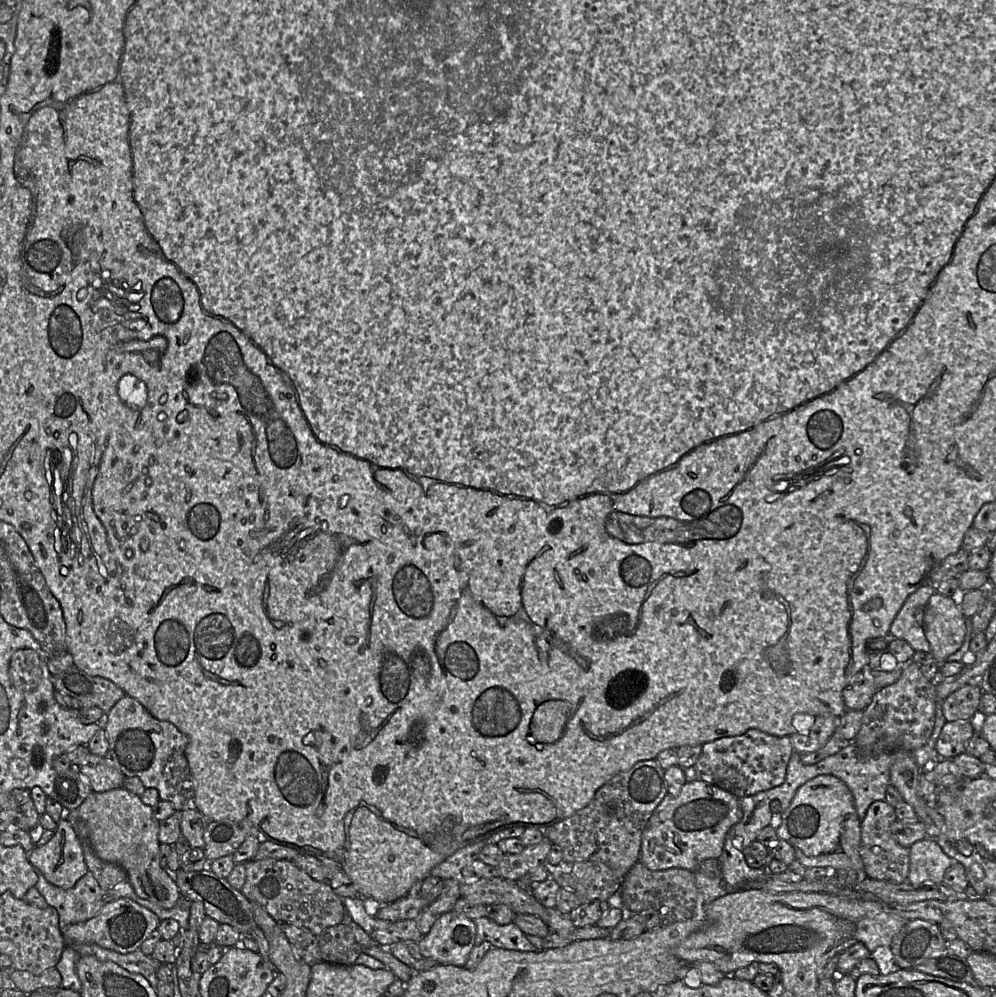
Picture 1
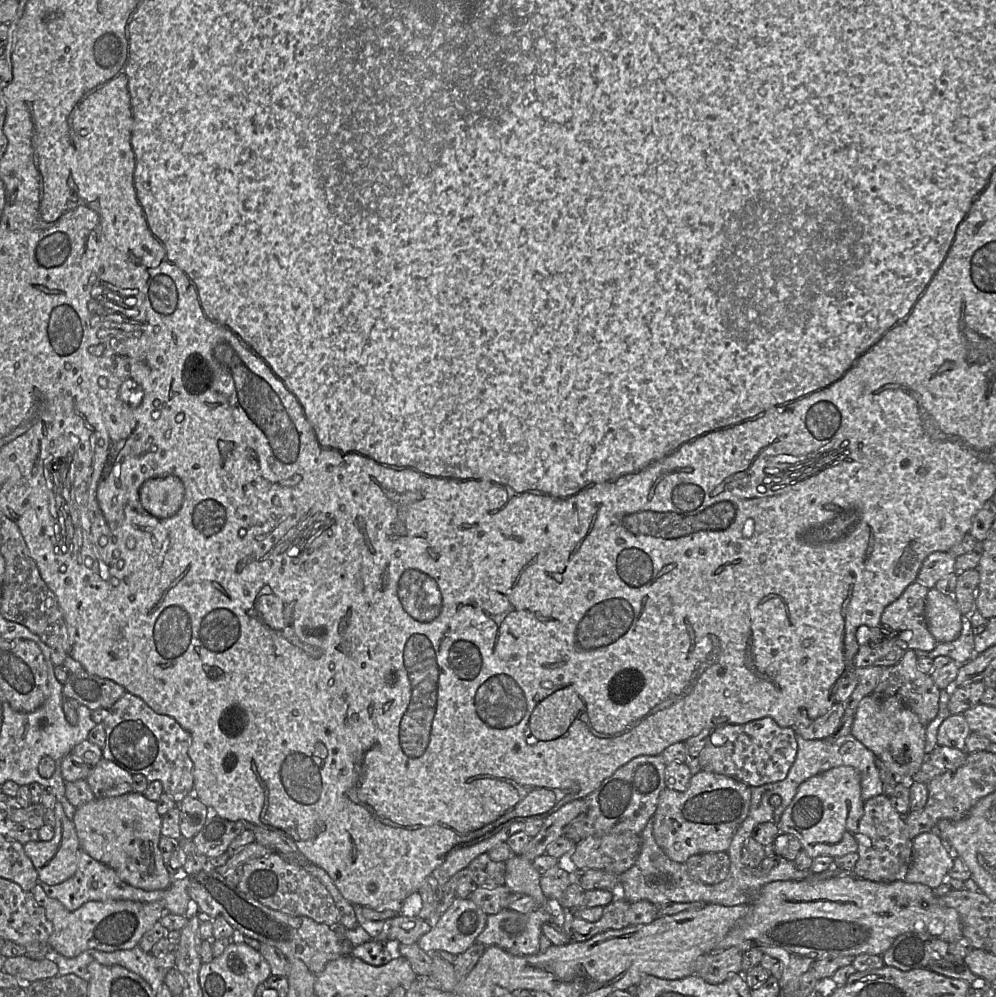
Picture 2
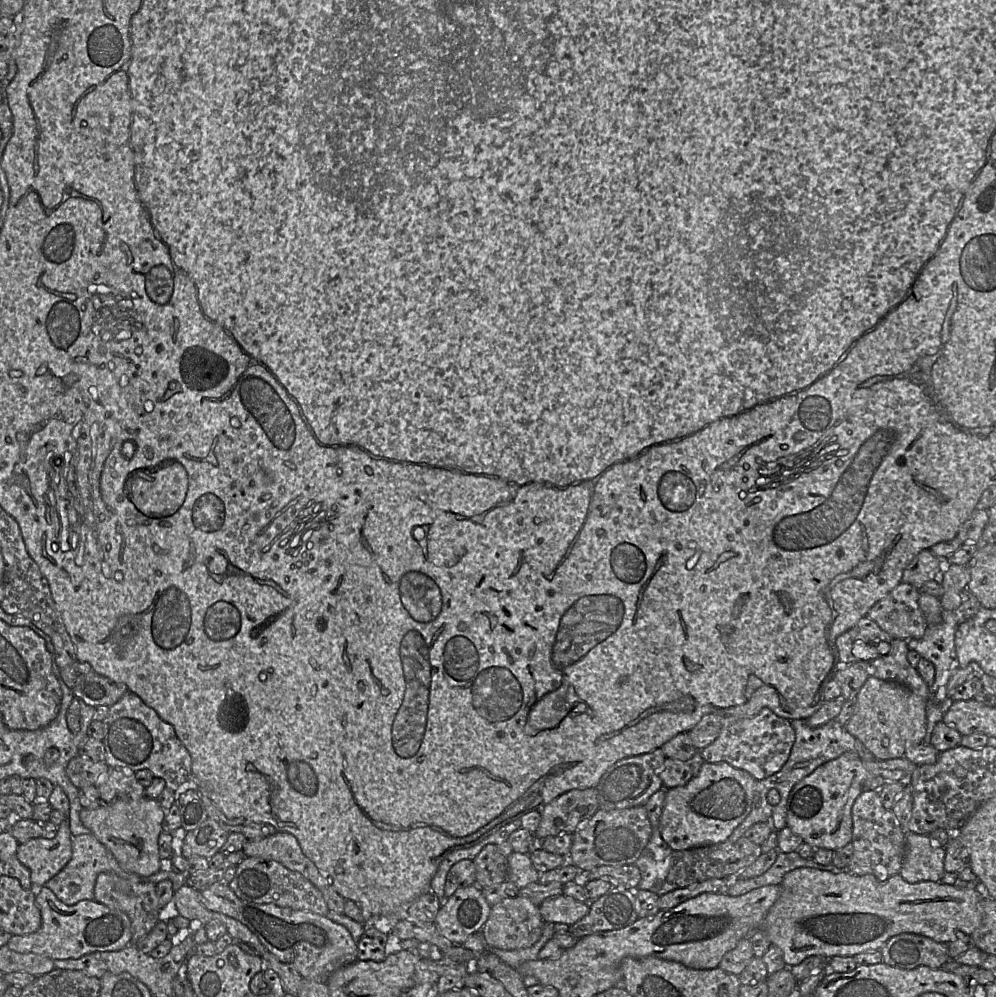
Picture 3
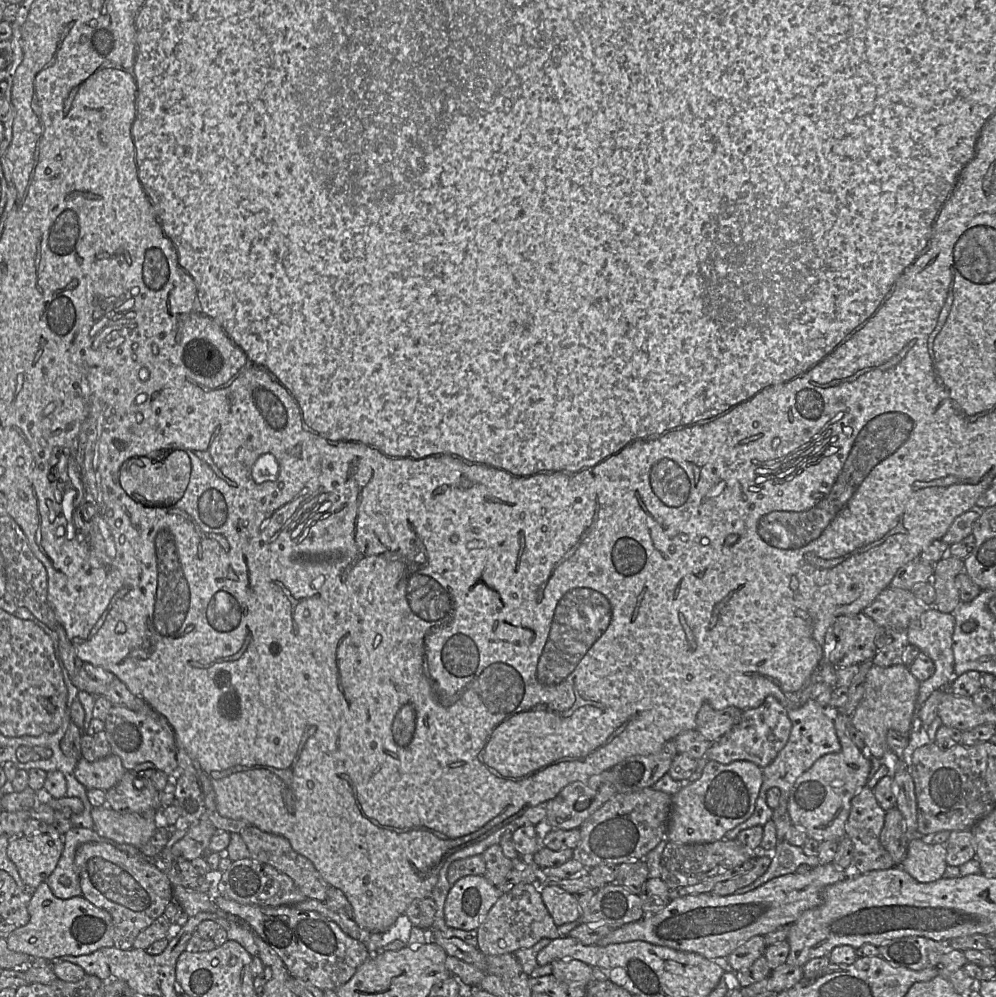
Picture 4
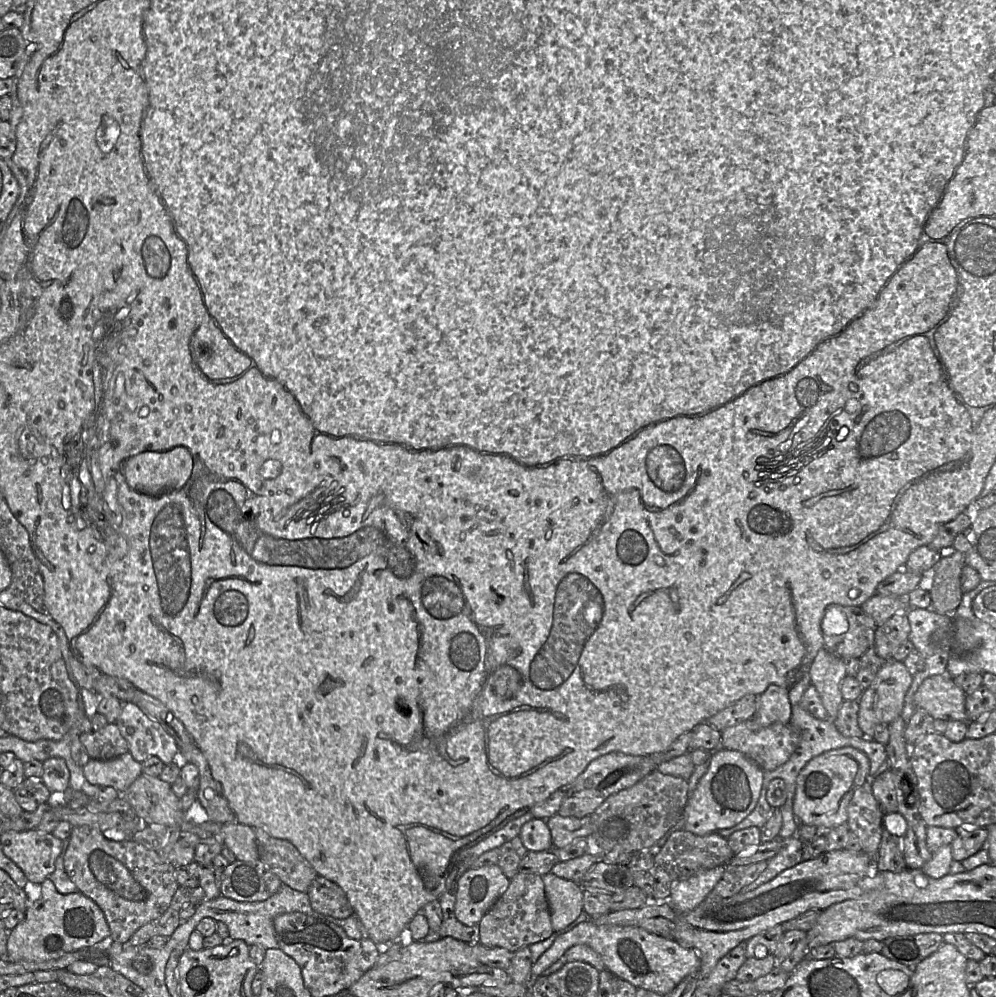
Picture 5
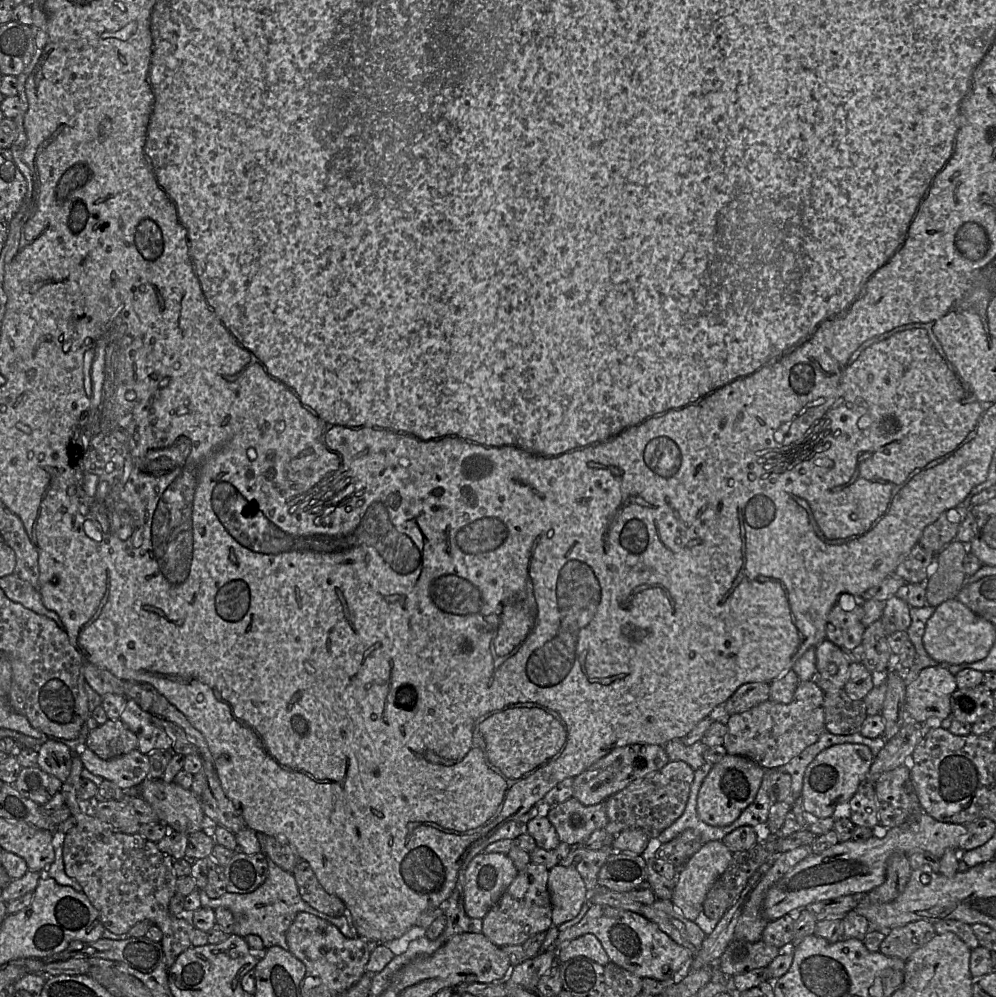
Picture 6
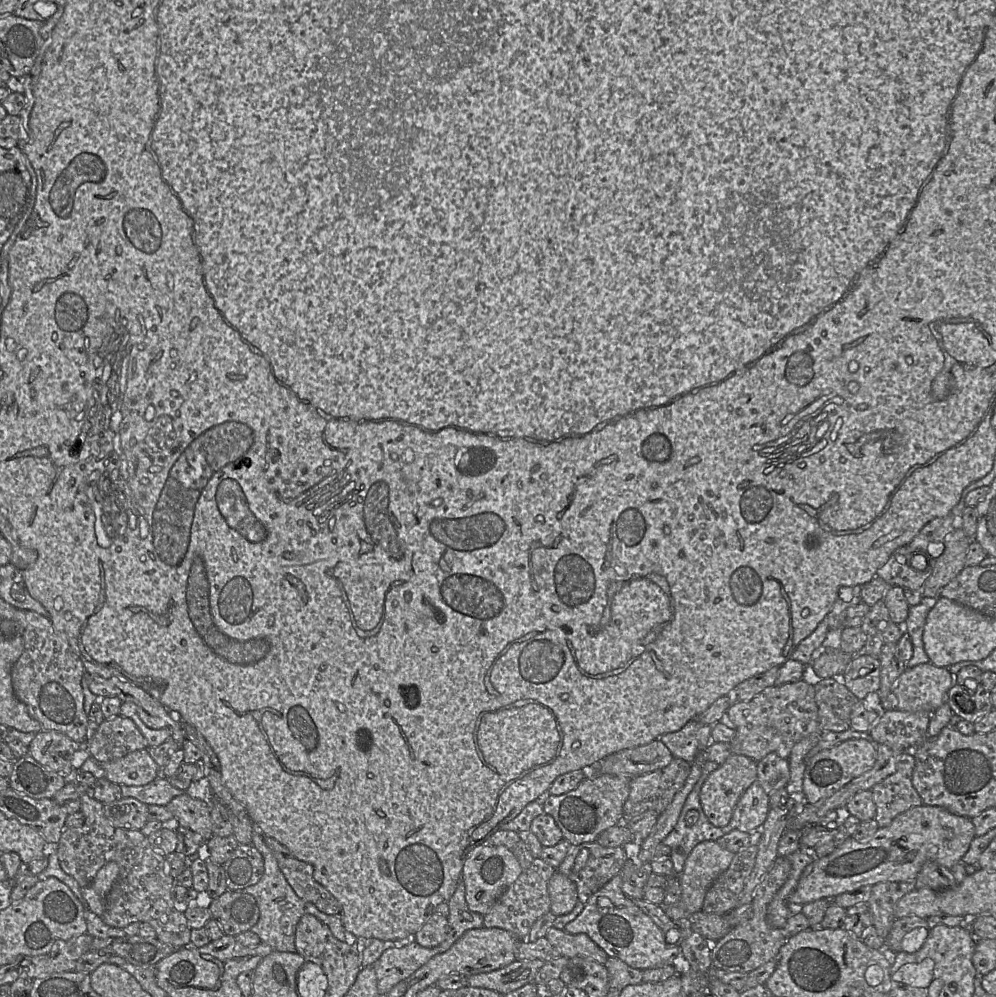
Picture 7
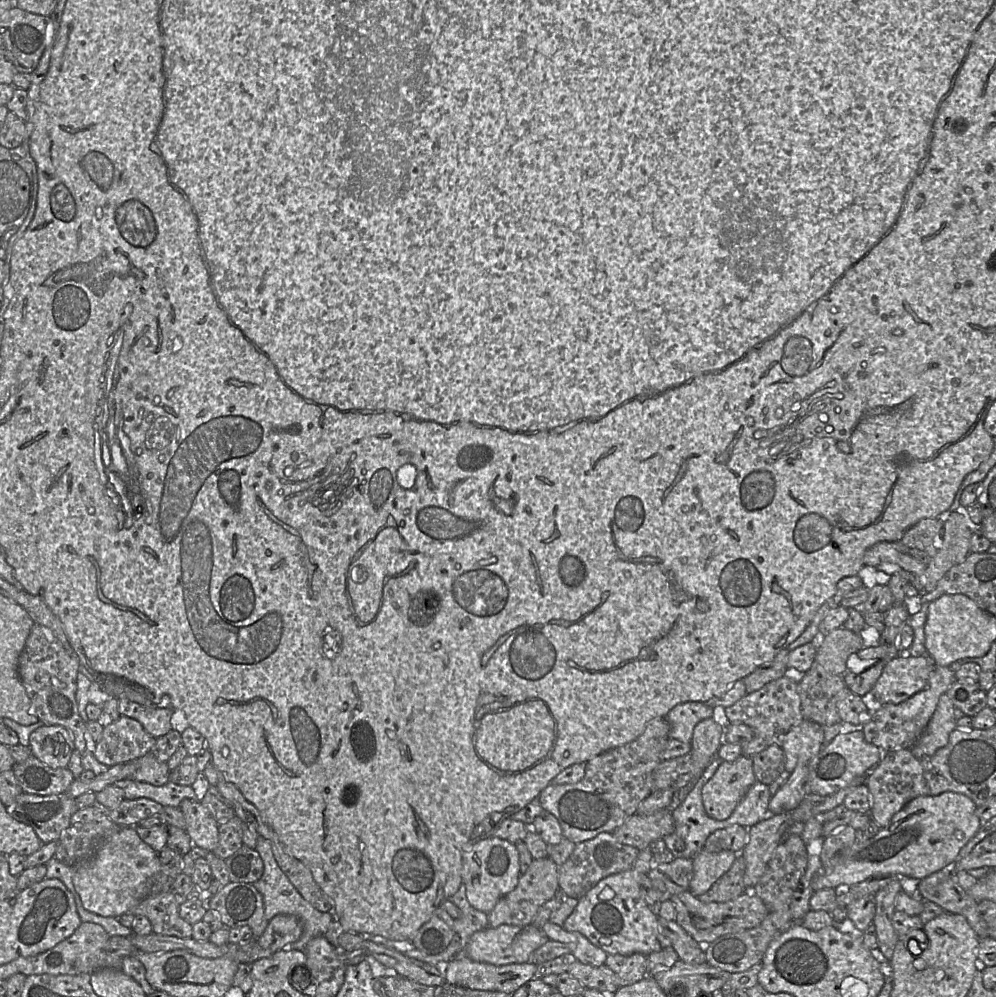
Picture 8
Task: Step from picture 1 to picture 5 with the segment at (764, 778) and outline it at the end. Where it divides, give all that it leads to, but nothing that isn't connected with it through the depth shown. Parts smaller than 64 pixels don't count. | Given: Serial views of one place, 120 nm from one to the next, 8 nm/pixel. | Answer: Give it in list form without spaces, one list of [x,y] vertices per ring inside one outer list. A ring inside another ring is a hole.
[[[769,685],[757,698],[757,709],[751,718],[761,727],[773,723],[790,723],[791,703],[789,688],[779,685]]]

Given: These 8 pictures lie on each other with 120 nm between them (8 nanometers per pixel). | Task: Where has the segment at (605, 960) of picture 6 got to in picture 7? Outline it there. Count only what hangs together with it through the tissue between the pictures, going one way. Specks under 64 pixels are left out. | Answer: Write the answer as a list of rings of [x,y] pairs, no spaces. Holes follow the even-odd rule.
[[[552,926],[546,934],[549,943],[569,960],[575,957],[593,959],[605,965],[608,955],[588,935],[584,933],[569,934]]]

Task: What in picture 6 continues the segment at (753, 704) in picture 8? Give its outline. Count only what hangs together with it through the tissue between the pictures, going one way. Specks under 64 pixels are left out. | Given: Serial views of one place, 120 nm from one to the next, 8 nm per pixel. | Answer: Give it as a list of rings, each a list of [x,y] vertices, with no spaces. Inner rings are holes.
[[[813,680],[800,681],[793,700],[788,704],[767,700],[751,709],[727,717],[728,732],[725,736],[724,747],[728,754],[747,757],[764,769],[777,768],[787,764],[799,755],[805,748],[815,743],[825,728],[824,692]]]

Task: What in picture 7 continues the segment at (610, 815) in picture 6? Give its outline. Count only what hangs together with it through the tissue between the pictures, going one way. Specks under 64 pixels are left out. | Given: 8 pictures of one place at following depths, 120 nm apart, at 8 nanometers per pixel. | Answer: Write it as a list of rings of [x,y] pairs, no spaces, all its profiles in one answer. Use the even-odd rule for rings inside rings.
[[[674,757],[667,766],[633,778],[623,807],[624,821],[648,810],[661,814],[684,786],[690,772],[688,761]]]

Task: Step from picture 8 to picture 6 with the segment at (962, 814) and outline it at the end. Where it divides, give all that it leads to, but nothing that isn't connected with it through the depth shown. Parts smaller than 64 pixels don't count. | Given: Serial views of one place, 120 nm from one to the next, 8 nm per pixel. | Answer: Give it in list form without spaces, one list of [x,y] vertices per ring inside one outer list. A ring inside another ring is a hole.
[[[922,811],[901,825],[886,828],[878,823],[873,830],[874,835],[868,840],[839,842],[796,864],[767,892],[763,903],[765,918],[774,921],[787,914],[795,915],[813,903],[854,893],[868,893],[885,881],[887,860],[892,854],[902,852],[910,855],[917,851],[927,851],[941,858],[947,849],[959,849],[967,825],[941,822]]]

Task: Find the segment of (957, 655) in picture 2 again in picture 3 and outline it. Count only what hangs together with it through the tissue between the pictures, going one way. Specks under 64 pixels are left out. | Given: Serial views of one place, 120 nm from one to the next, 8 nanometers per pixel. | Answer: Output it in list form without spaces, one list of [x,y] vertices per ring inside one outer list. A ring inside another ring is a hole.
[[[943,609],[940,624],[928,626],[921,639],[908,641],[910,650],[915,650],[935,666],[935,680],[930,687],[932,695],[960,667],[955,648],[955,633],[961,620],[960,613]]]

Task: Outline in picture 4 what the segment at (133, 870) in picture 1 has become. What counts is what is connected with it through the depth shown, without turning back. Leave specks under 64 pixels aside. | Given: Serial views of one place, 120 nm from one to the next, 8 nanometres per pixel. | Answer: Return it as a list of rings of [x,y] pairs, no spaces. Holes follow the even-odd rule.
[[[107,805],[93,807],[91,816],[93,829],[100,836],[137,848],[151,838],[157,829],[159,819],[144,818],[136,813],[118,812]]]

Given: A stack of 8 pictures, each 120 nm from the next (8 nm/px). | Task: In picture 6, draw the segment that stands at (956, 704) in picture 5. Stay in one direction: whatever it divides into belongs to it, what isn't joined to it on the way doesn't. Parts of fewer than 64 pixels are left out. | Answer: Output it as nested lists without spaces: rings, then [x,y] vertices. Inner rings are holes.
[[[924,668],[906,686],[907,716],[923,724],[925,728],[941,727],[941,721],[952,714],[951,696],[957,689],[956,677],[947,668]]]

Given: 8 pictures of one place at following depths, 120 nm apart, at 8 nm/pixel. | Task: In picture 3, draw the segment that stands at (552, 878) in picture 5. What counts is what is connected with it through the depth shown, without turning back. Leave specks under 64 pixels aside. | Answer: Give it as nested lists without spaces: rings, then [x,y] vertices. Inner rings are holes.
[[[561,894],[548,897],[539,908],[544,922],[573,925],[589,912],[590,904]]]

